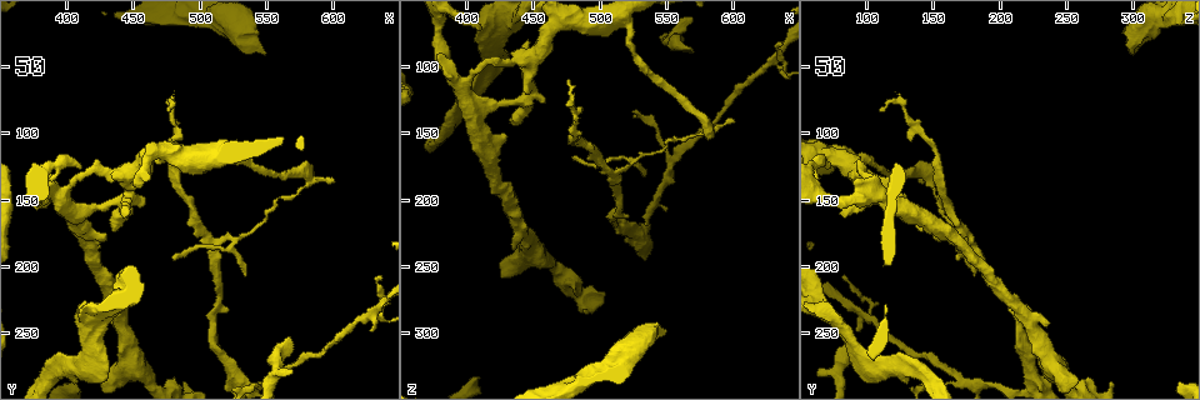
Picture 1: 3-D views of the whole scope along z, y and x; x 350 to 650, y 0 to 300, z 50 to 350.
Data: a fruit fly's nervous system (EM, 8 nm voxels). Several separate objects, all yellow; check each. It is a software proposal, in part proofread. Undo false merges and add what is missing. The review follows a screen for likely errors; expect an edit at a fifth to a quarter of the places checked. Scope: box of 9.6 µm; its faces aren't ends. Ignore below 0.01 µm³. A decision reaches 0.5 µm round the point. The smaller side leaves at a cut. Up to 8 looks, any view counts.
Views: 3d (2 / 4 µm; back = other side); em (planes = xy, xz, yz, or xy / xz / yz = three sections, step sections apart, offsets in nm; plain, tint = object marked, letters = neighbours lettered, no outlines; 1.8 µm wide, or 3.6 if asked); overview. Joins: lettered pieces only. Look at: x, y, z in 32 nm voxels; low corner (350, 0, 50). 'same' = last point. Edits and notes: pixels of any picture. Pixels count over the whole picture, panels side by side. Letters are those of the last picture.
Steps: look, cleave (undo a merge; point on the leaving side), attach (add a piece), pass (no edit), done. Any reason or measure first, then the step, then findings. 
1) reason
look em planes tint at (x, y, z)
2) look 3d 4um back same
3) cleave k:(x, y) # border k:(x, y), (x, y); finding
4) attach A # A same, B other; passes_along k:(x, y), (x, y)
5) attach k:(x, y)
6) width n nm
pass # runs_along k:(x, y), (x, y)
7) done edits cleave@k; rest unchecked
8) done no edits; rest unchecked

look em planes letters at (448, 160, 80)

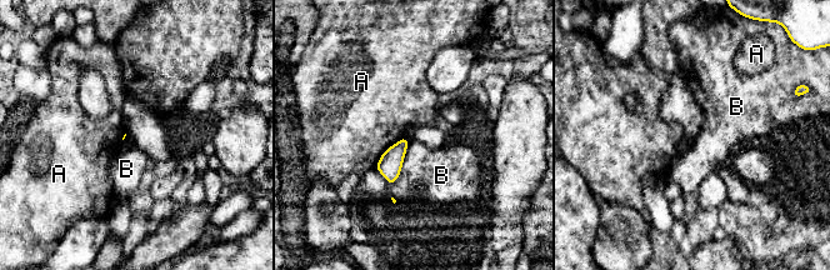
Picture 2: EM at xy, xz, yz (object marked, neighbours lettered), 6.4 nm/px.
pass # A other, B other; border 2:(410, 140), (400, 175), (389, 185); none of them fits

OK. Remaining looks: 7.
free end
look 3d 4um at (566, 254, 88)

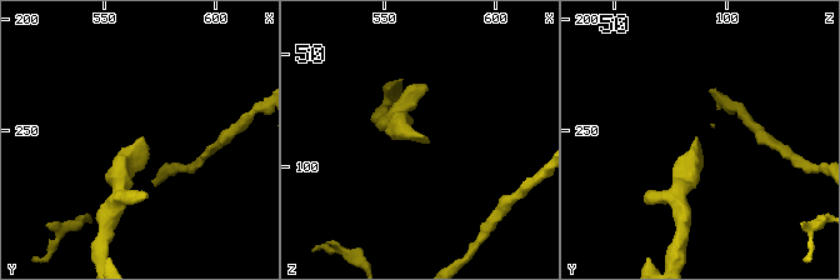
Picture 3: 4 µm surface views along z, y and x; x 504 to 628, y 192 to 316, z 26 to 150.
now the EM
look em xz step 16 tint at (566, 253, 87)

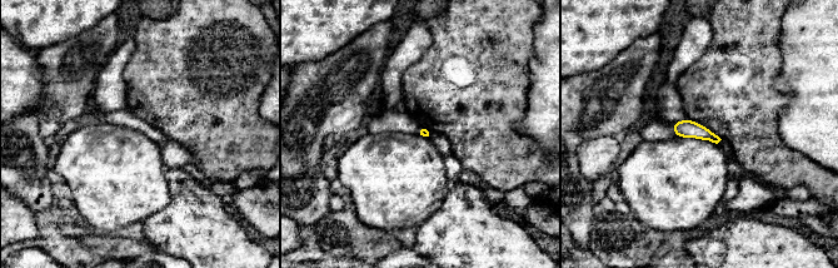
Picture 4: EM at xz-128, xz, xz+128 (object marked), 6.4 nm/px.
look em xz step 16 letters same

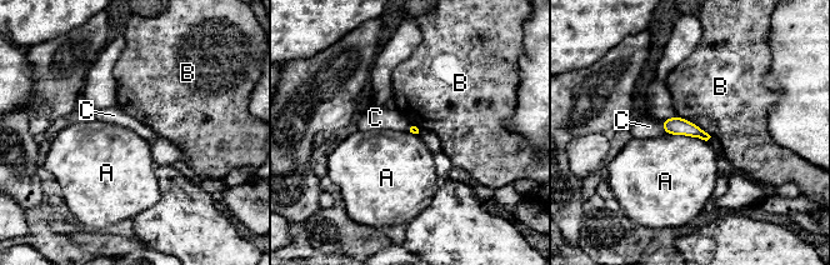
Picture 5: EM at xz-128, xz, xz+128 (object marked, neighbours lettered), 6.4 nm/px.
pass # A other, B other, C other; border 5:(665, 133), (696, 136), (706, 141); no lettered piece goes on from it

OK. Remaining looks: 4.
thick turns thin
look 3d 2um back at (536, 32, 298)

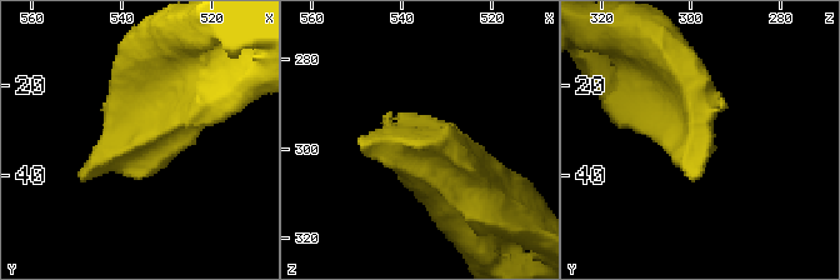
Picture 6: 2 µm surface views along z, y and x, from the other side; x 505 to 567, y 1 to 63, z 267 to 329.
need the tissue
look em yz step 16 letters at (538, 31, 299)

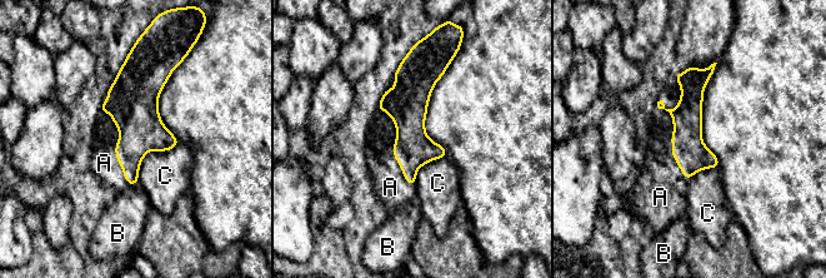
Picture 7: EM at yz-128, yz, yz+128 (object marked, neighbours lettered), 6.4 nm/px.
attach 7:(390, 187) # A same, B other, C other; passes_along 7:(412, 148), (393, 153), (390, 187); the cell continues

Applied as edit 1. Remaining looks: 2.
done edits attach@7; rest unchecked

